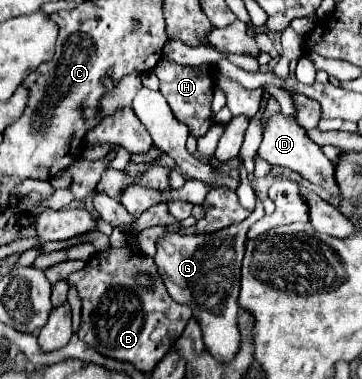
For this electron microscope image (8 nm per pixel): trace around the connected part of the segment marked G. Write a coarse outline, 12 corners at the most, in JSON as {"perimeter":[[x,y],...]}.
{"perimeter":[[246,229],[168,233],[154,263],[186,303],[214,359],[240,349],[238,291]]}

